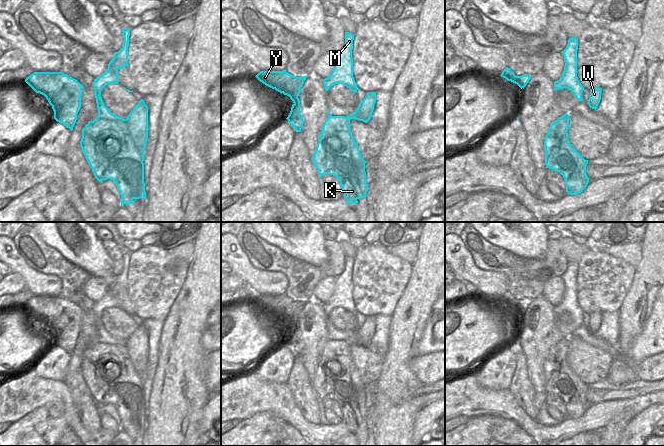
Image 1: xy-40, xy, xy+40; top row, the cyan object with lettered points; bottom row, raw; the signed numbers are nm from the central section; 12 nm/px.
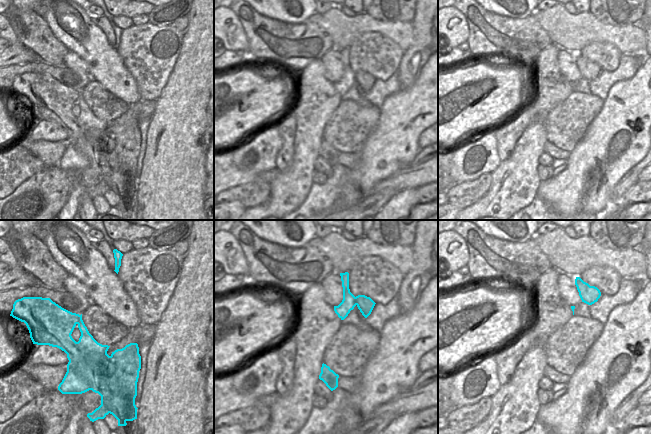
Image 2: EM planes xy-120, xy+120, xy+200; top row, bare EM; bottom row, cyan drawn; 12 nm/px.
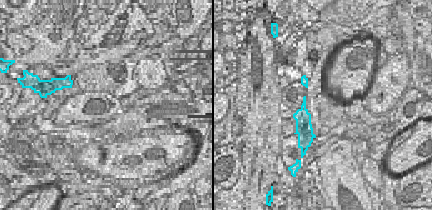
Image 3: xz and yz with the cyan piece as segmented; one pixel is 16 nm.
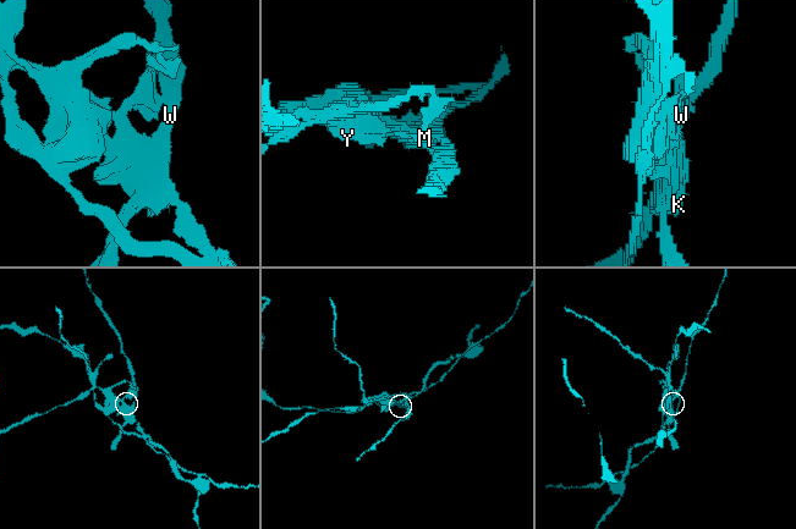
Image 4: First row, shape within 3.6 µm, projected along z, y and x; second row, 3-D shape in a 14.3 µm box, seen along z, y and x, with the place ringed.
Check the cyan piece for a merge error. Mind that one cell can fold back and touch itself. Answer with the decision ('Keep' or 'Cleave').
Cleave

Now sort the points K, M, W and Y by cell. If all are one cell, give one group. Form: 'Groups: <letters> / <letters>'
Groups: K W / M Y

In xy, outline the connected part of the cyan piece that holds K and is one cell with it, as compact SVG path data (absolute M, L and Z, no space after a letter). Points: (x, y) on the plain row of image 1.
M349 354L332 356L326 364L325 389L317 396L320 401L325 398L335 400L340 406L346 427L357 428L358 423L366 422L368 415L365 387Z

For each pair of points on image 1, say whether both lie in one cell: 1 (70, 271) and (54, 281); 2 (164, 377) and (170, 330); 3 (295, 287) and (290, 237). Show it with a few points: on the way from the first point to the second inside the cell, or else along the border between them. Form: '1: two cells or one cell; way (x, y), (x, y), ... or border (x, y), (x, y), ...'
1: two cells; border (37, 270), (55, 274), (60, 279), (60, 295)
2: one cell; way (170, 365), (170, 342)
3: two cells; border (271, 245), (277, 246), (289, 255), (314, 265)

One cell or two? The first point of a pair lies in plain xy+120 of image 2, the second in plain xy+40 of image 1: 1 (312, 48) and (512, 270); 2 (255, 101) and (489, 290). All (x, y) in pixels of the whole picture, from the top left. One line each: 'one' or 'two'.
1: one
2: two

